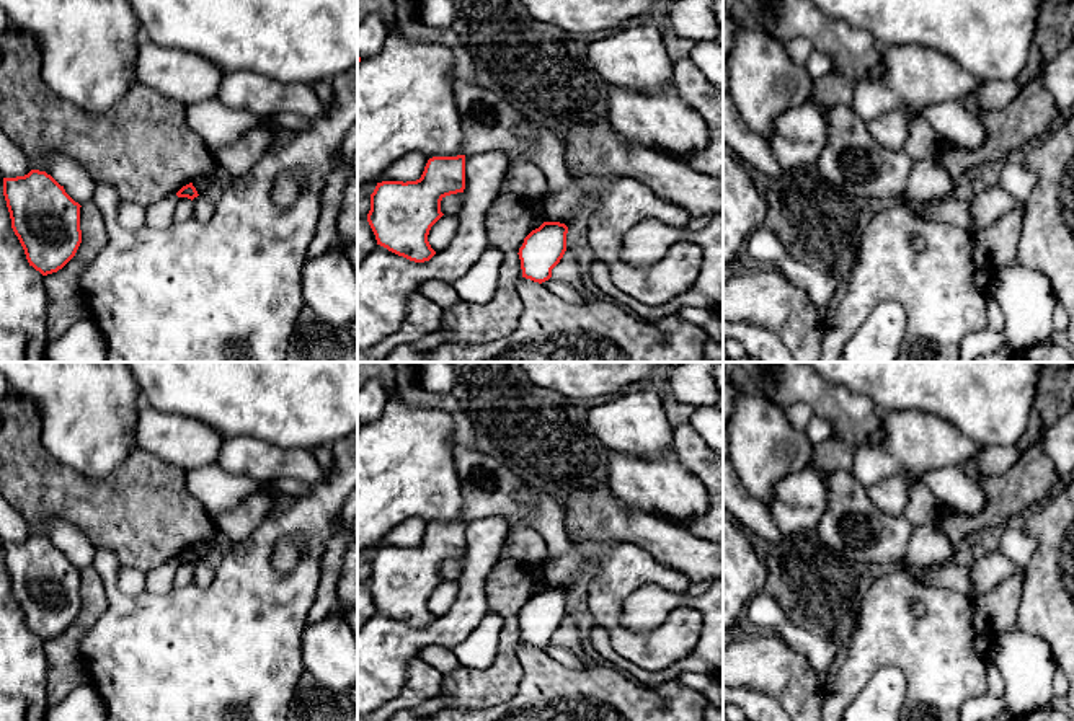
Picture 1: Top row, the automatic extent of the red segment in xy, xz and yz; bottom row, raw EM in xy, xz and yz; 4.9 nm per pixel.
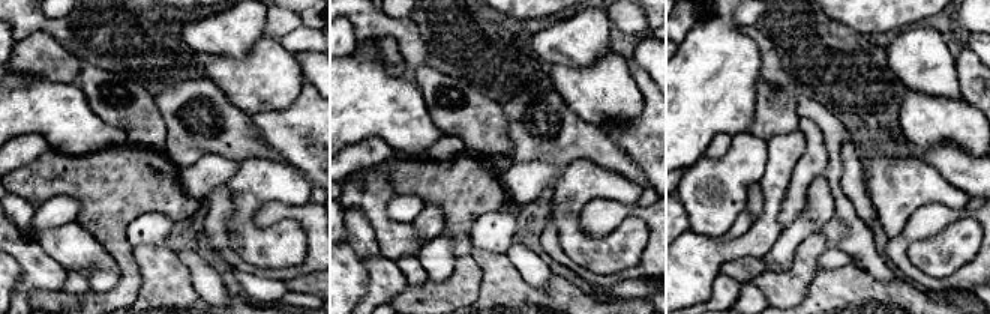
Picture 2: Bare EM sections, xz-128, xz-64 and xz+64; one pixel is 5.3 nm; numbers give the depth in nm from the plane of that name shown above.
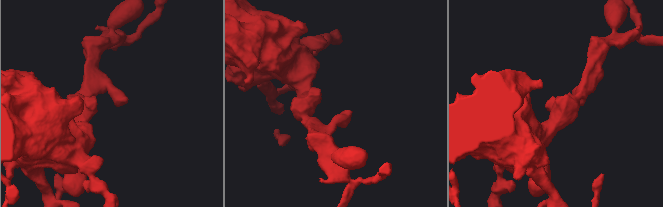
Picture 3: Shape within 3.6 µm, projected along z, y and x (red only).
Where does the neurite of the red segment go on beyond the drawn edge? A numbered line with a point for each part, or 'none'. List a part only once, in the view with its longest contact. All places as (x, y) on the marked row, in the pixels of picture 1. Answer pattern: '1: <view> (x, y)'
none

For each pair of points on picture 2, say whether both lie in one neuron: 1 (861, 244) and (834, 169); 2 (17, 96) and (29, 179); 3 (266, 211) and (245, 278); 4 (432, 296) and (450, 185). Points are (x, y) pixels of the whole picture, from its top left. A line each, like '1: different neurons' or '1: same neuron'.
1: same neuron
2: different neurons
3: different neurons
4: same neuron

